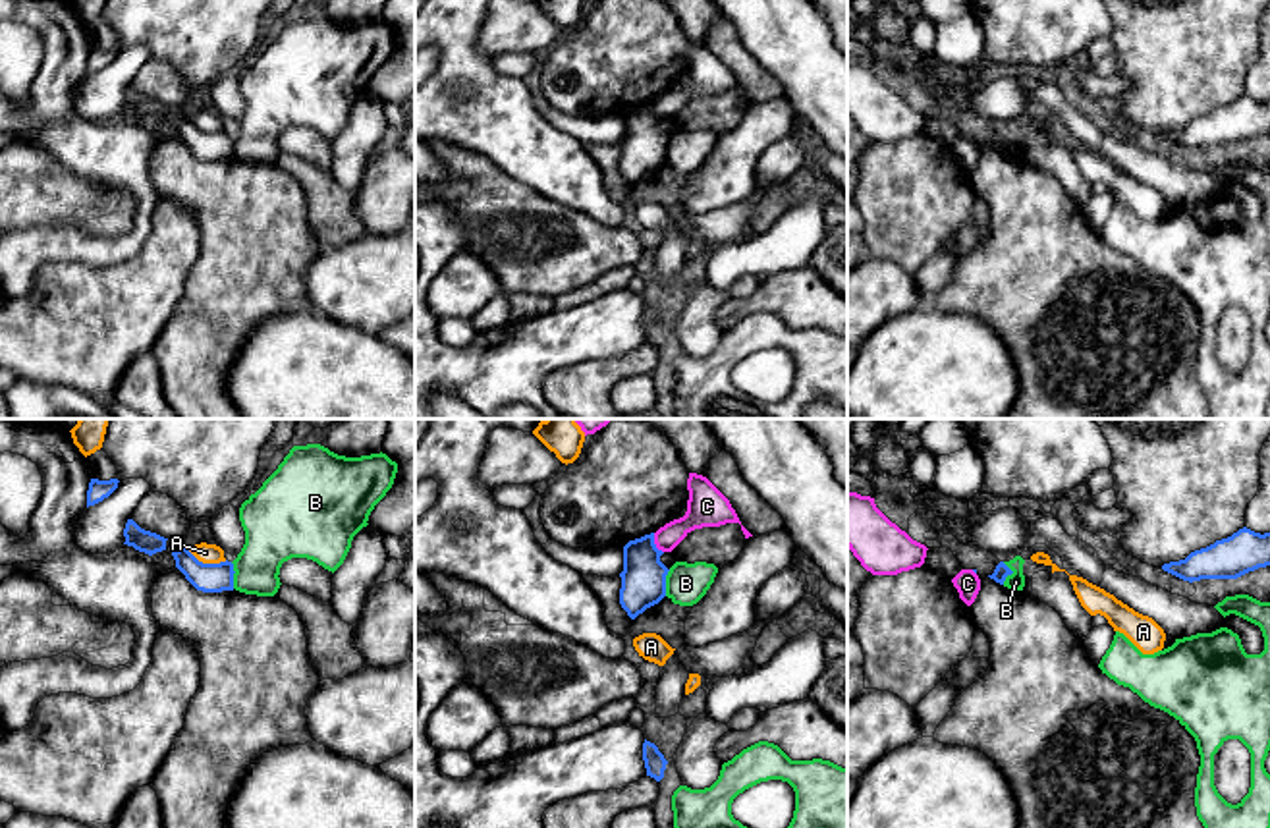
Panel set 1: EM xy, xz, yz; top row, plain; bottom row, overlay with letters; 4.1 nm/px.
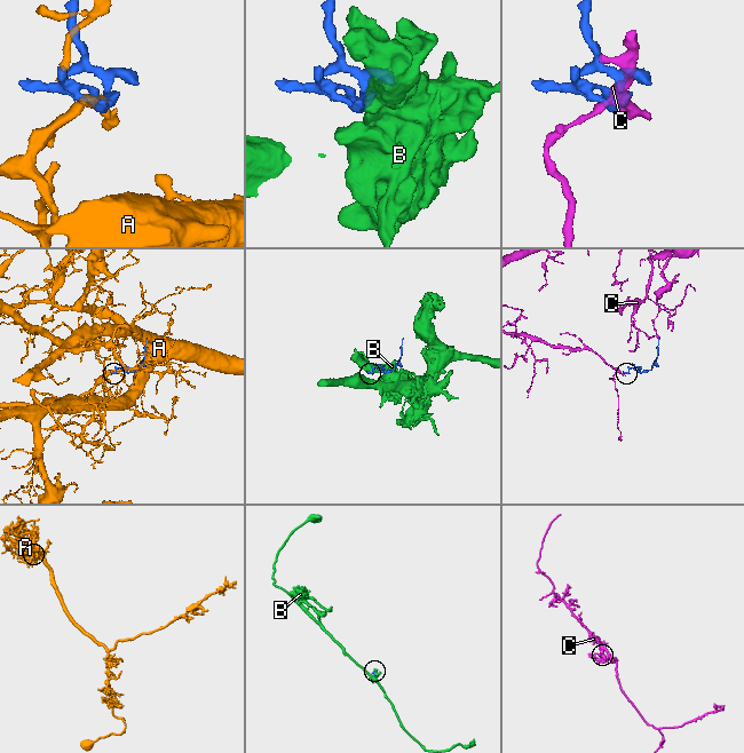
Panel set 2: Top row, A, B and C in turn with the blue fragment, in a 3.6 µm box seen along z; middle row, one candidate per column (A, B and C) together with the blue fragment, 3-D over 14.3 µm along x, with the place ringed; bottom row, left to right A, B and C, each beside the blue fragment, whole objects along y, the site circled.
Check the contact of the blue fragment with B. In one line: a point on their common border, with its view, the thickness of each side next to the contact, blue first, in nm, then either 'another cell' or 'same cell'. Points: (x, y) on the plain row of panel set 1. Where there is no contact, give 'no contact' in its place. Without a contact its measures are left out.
meets blue in xy at (232, 143); 130 nm thick on the blue side, 260 nm on the other; another cell

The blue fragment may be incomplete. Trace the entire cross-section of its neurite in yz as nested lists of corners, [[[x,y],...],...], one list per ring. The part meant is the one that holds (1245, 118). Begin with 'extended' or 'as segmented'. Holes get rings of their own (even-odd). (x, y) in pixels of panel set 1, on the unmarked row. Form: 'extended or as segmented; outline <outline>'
as segmented; outline [[[1247,95],[1228,106],[1191,120],[1185,127],[1164,131],[1162,137],[1183,147],[1237,147],[1249,139],[1270,133],[1270,100]]]

